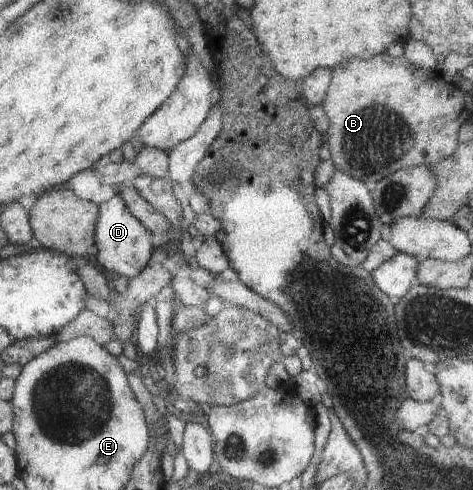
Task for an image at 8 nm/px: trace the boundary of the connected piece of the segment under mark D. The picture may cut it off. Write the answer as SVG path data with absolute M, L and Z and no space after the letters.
M117 194L111 200L100 204L100 217L96 228L96 260L109 277L126 276L134 279L150 263L157 243L157 237L136 217Z

